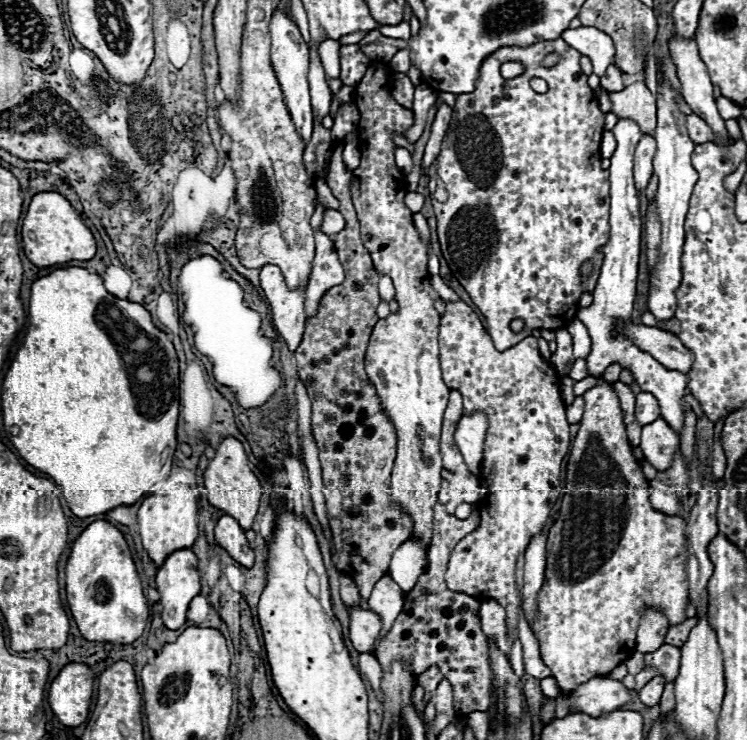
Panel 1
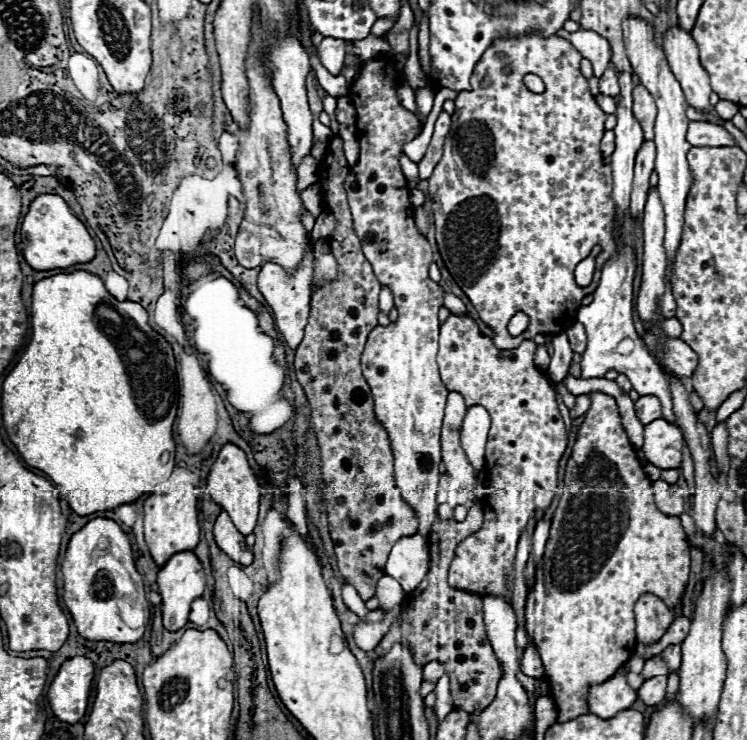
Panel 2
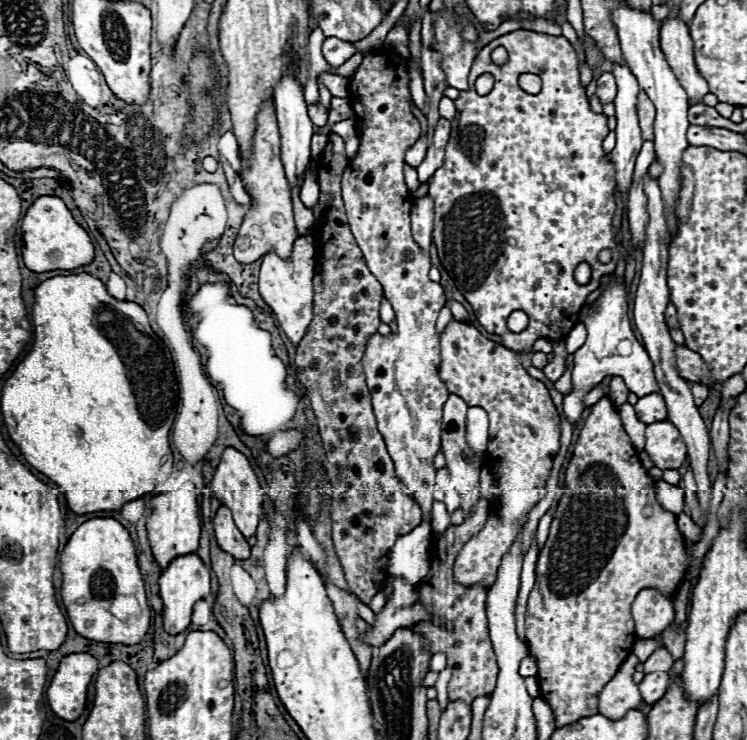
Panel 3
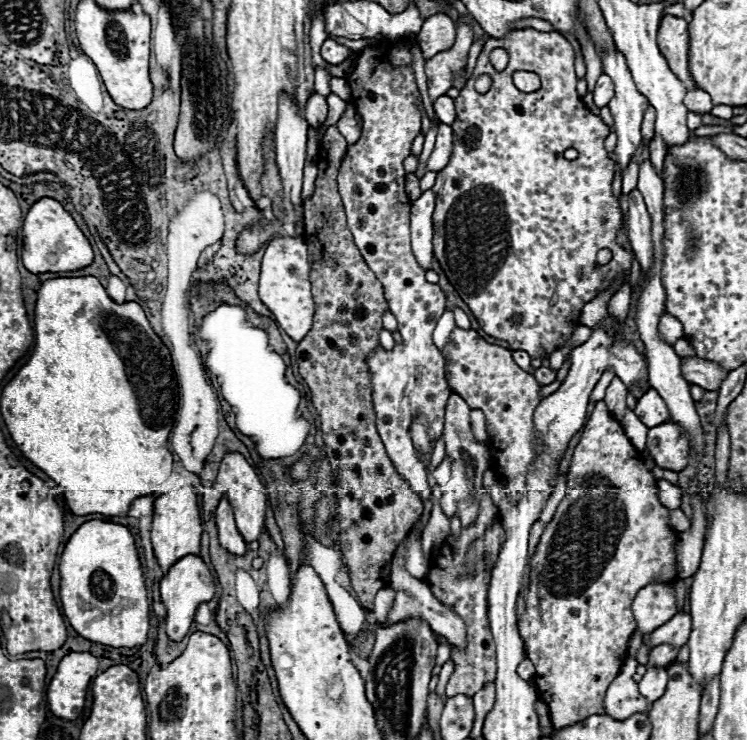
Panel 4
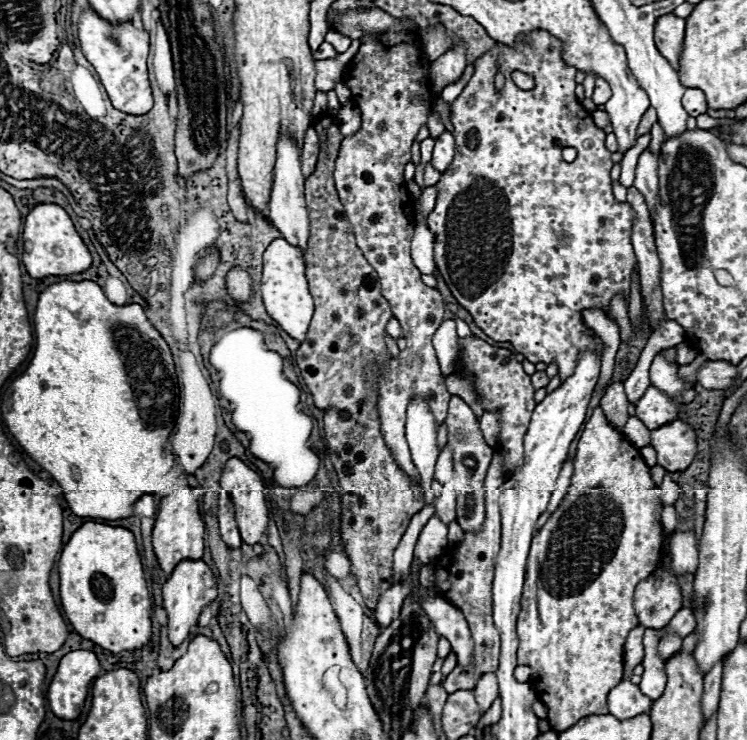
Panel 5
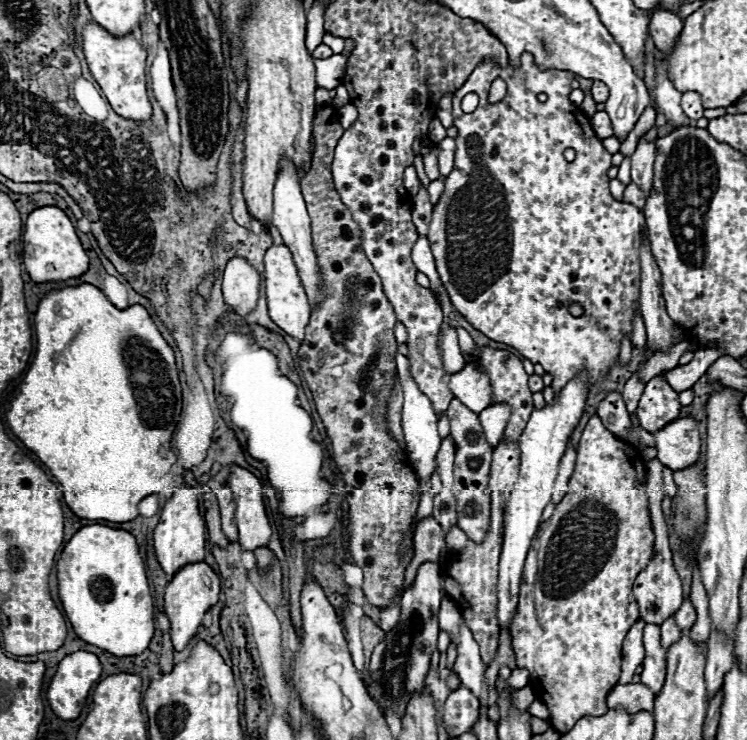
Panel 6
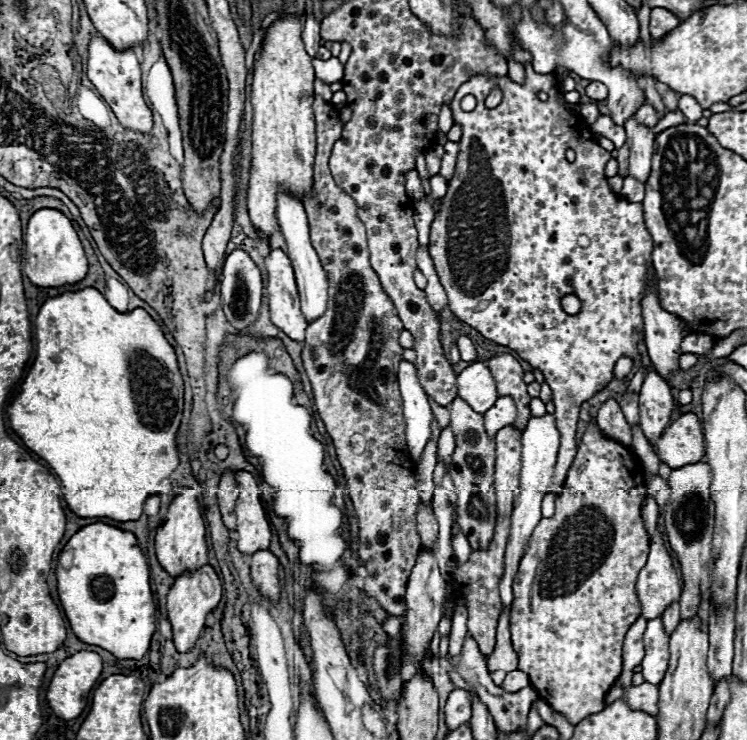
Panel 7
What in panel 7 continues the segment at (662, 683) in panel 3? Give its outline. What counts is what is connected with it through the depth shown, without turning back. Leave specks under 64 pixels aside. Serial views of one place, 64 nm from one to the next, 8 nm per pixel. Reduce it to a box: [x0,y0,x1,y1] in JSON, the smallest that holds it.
[642,618,668,684]

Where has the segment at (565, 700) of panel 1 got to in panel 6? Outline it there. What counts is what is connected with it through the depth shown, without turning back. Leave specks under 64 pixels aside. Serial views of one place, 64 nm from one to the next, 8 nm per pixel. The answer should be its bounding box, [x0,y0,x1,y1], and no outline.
[608,684,654,714]

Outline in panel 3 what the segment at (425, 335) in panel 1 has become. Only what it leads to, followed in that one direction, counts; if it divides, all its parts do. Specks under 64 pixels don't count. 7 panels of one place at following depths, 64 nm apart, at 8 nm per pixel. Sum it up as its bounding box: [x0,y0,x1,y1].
[342,48,450,514]

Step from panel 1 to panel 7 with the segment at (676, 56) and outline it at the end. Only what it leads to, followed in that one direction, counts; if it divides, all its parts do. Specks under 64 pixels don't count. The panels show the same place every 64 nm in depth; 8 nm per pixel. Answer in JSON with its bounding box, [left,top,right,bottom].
[650,8,680,38]

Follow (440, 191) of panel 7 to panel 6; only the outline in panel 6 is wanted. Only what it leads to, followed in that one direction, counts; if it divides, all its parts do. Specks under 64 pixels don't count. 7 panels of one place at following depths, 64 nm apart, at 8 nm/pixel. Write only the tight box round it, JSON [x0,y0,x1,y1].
[428,176,444,204]

